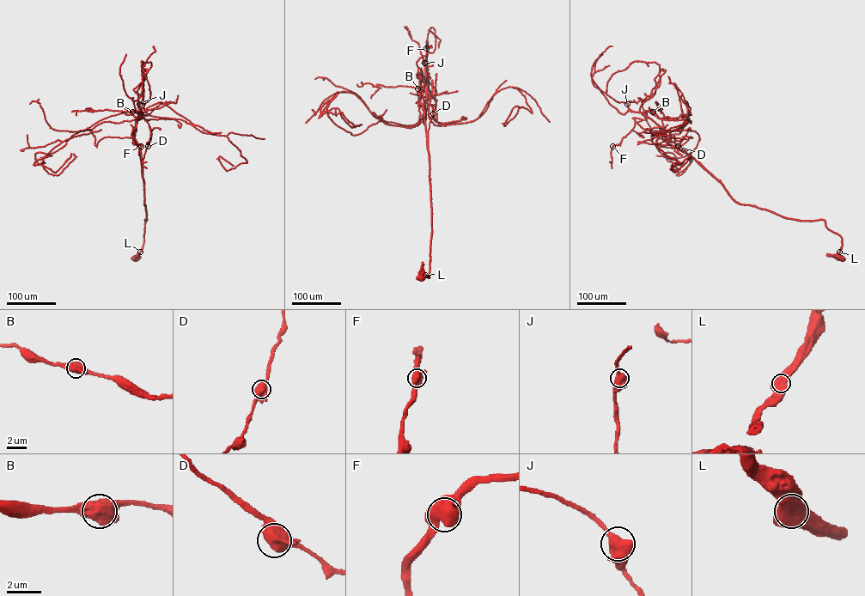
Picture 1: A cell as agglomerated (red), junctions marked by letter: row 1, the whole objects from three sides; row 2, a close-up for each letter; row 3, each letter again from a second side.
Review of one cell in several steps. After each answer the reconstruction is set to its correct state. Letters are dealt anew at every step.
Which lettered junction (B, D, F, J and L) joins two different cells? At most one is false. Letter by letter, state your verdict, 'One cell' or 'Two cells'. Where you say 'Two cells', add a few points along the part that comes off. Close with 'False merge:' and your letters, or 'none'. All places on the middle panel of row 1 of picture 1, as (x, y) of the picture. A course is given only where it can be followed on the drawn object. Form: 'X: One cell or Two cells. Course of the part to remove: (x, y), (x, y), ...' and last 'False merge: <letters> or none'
B: One cell
D: One cell
F: One cell
J: One cell
L: One cell
False merge: none

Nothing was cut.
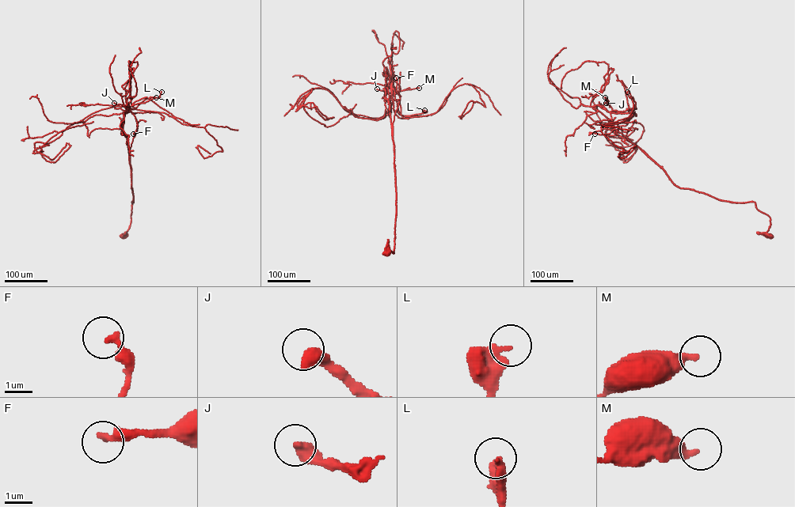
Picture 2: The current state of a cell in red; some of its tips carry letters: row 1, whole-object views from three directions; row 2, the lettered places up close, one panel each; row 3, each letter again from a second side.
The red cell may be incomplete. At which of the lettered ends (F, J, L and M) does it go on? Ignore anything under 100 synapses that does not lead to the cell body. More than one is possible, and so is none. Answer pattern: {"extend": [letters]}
{"extend": []}

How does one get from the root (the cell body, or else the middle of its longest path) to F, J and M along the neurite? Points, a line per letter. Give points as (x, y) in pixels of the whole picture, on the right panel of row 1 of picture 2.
F: (769, 236), (763, 232), (770, 217), (755, 202), (725, 201), (678, 187), (616, 130), (595, 134)
J: (769, 236), (763, 232), (770, 217), (755, 202), (725, 201), (677, 187), (614, 129), (606, 103)
M: (769, 236), (763, 232), (770, 217), (755, 202), (725, 201), (677, 187), (614, 129), (605, 97)

